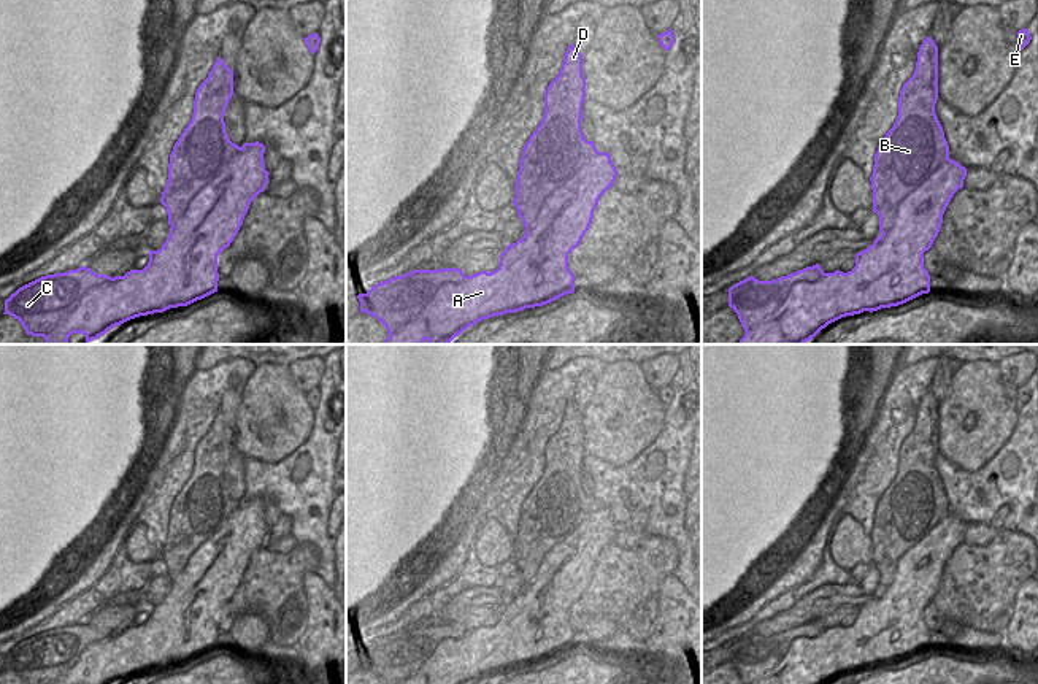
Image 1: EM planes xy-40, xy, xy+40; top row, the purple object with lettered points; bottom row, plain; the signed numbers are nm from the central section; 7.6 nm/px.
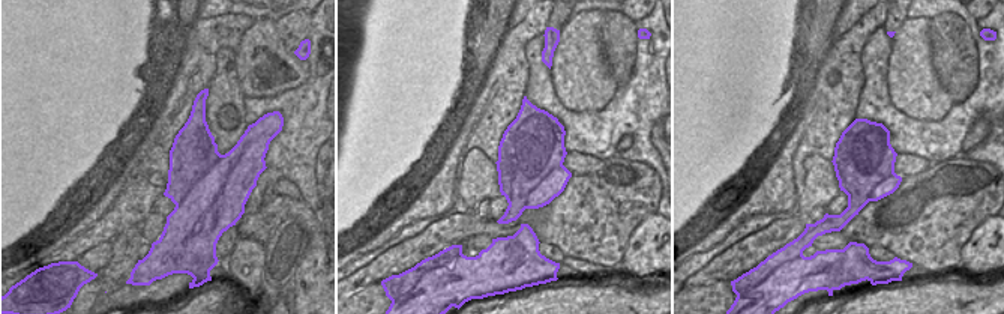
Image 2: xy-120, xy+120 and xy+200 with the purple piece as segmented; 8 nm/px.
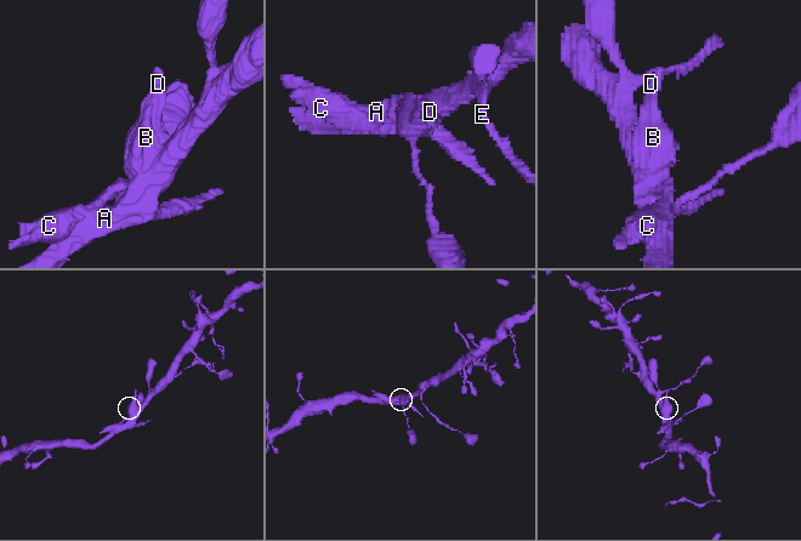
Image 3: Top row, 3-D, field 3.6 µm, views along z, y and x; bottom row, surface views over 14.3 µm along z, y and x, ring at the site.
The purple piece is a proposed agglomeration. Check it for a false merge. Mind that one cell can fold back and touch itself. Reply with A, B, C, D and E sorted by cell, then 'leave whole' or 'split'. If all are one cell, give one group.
groups A E / B C D; split

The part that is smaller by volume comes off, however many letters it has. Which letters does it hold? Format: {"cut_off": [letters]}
{"cut_off": ["B", "C", "D"]}

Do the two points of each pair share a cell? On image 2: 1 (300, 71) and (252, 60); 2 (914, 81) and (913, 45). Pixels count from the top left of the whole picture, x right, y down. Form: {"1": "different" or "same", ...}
{"1": "same", "2": "same"}

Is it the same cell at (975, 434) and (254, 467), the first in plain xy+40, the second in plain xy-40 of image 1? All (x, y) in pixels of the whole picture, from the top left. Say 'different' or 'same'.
different

